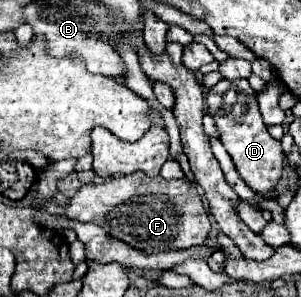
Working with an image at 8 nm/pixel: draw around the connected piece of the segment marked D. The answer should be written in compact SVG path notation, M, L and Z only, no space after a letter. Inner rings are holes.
M222 79L220 83L216 83L216 87L208 91L206 103L220 131L220 141L230 153L244 183L256 193L272 191L278 185L278 179L282 177L284 153L282 153L280 141L268 135L268 129L256 105L256 93L250 87L250 83L246 79L234 79L234 81Z

